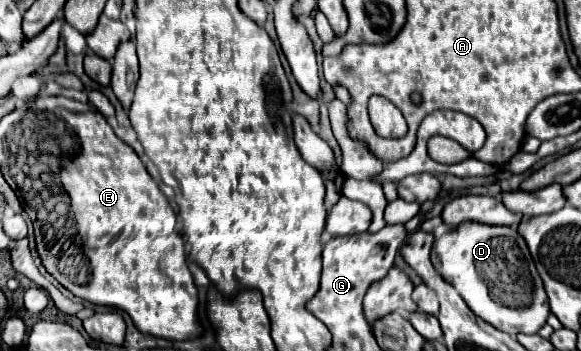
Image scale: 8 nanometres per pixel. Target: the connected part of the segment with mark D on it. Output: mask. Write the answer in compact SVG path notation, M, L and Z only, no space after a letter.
M444 223L434 231L431 262L465 303L483 321L509 335L537 333L549 315L543 281L535 269L529 249L515 227L465 223L449 229Z

